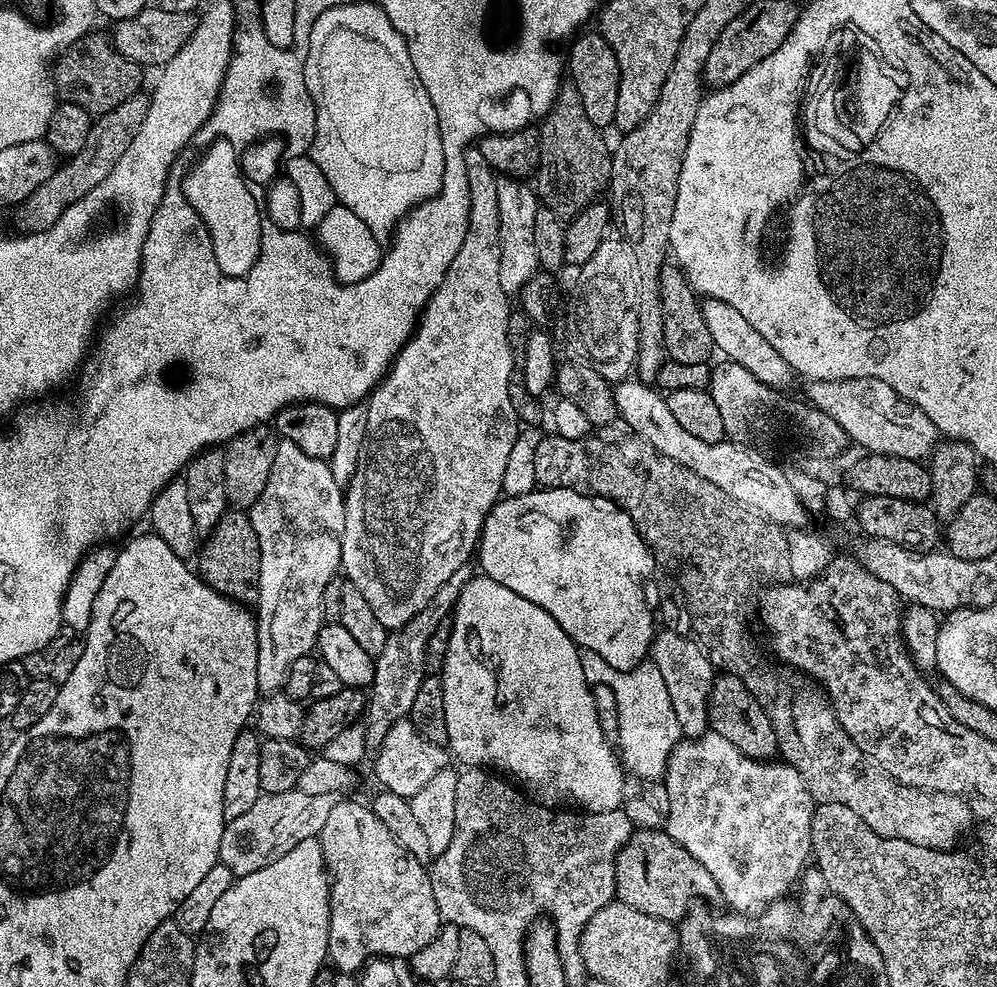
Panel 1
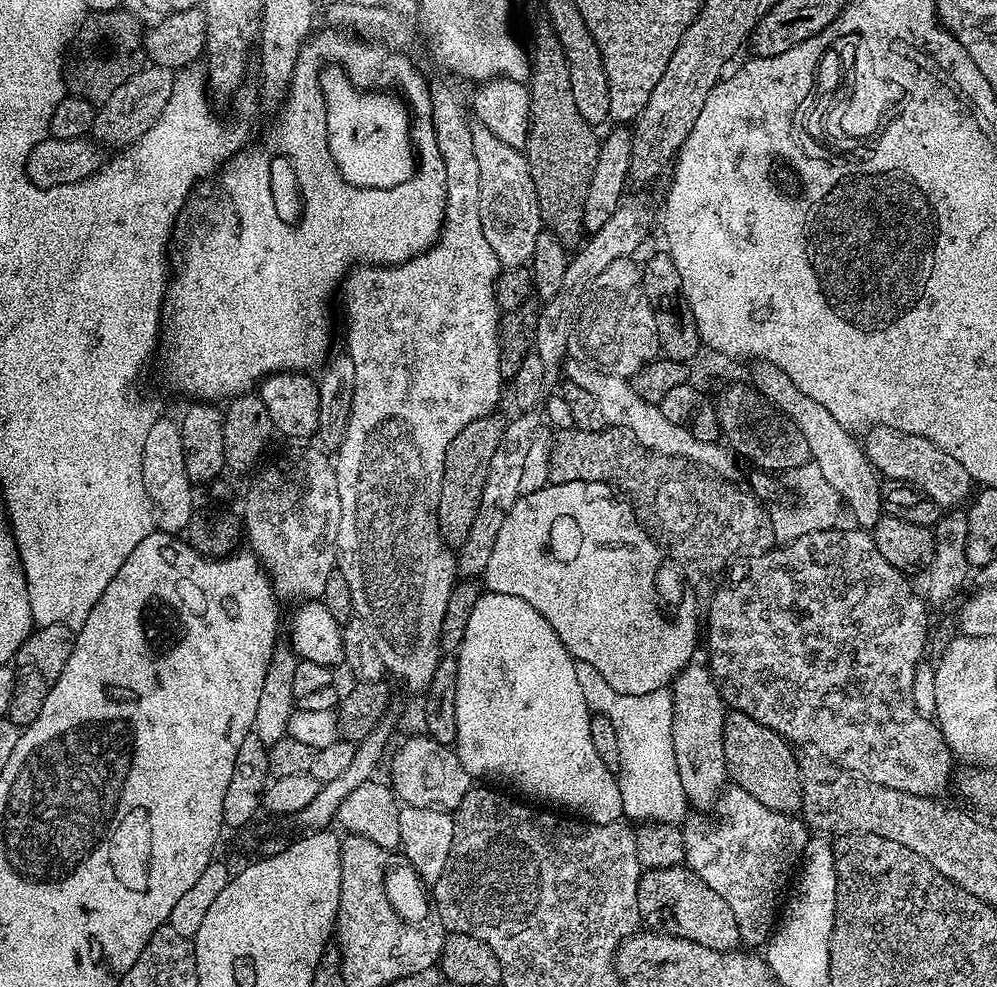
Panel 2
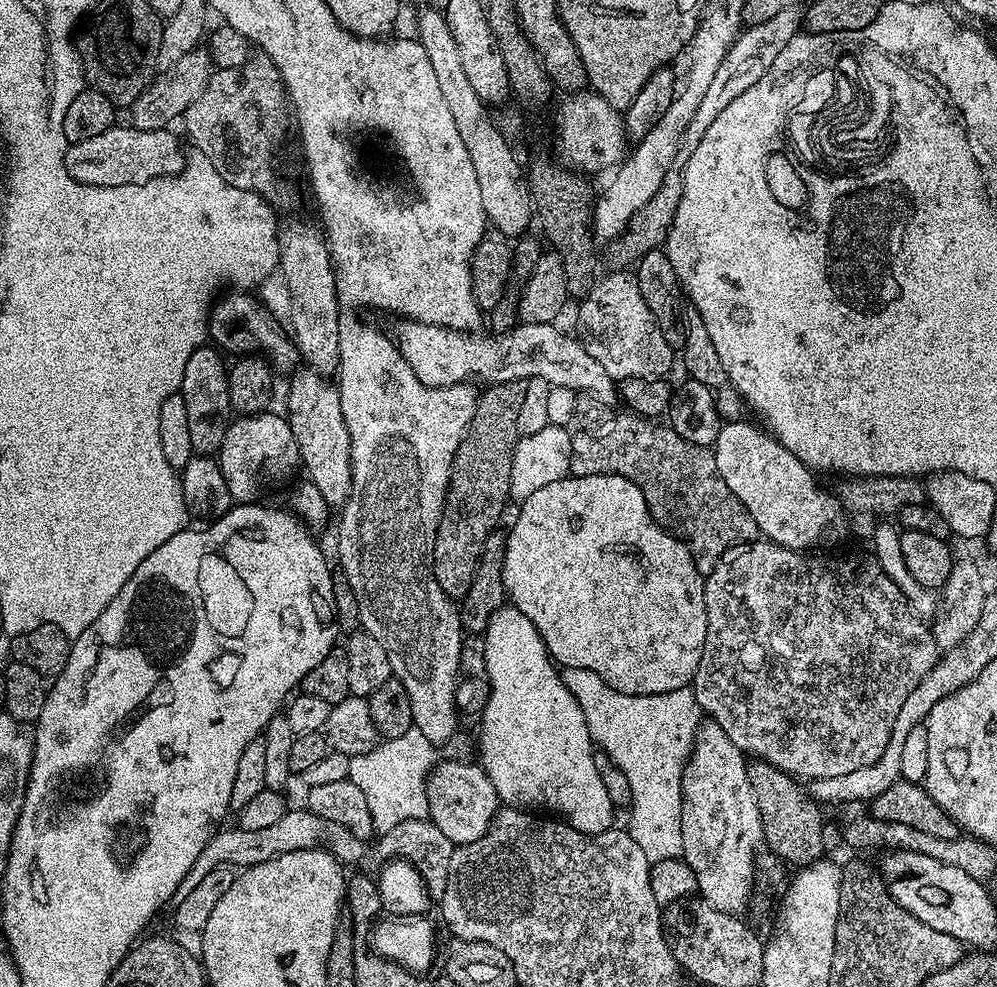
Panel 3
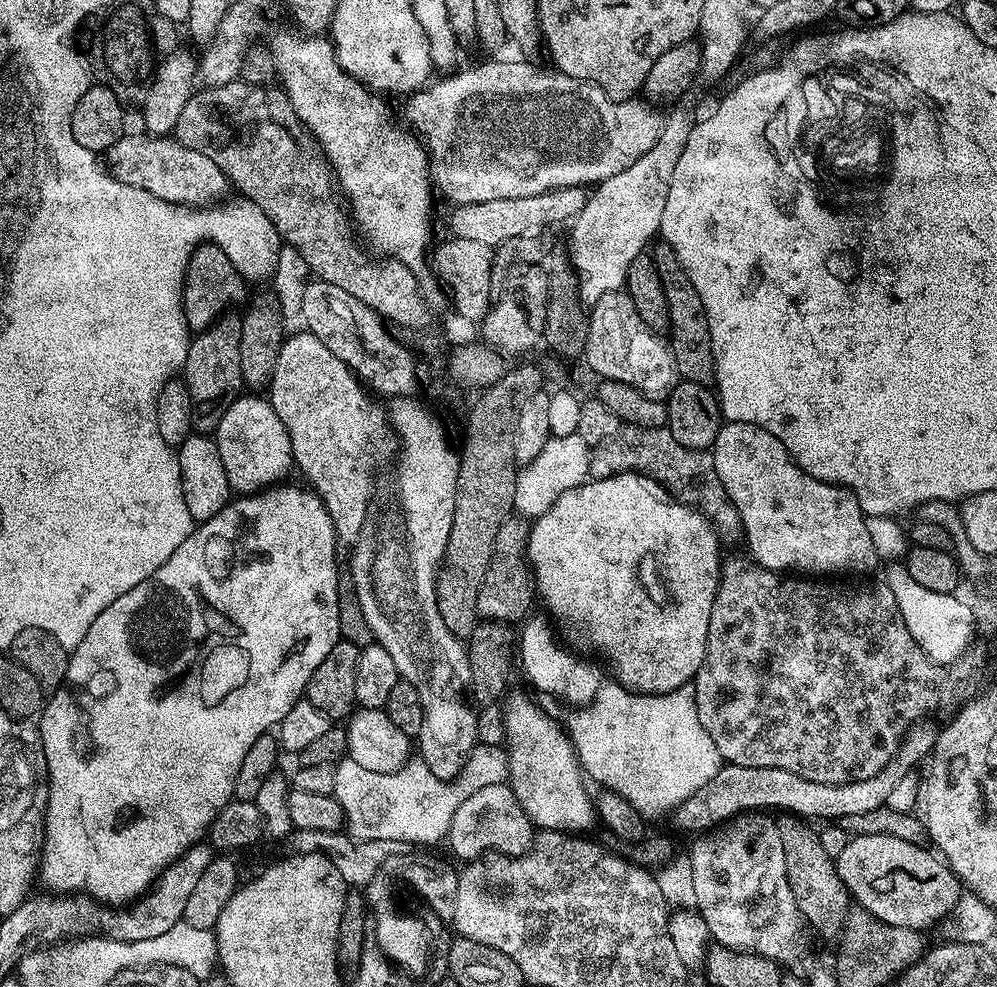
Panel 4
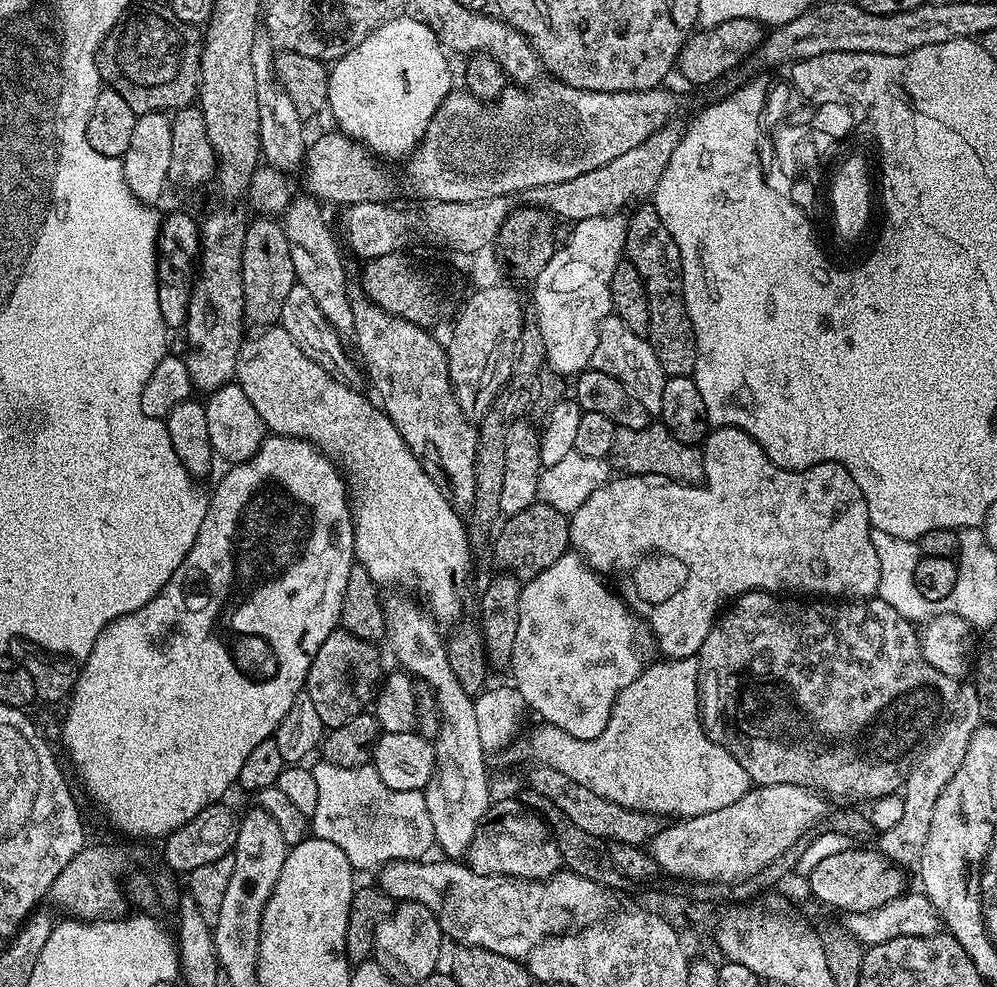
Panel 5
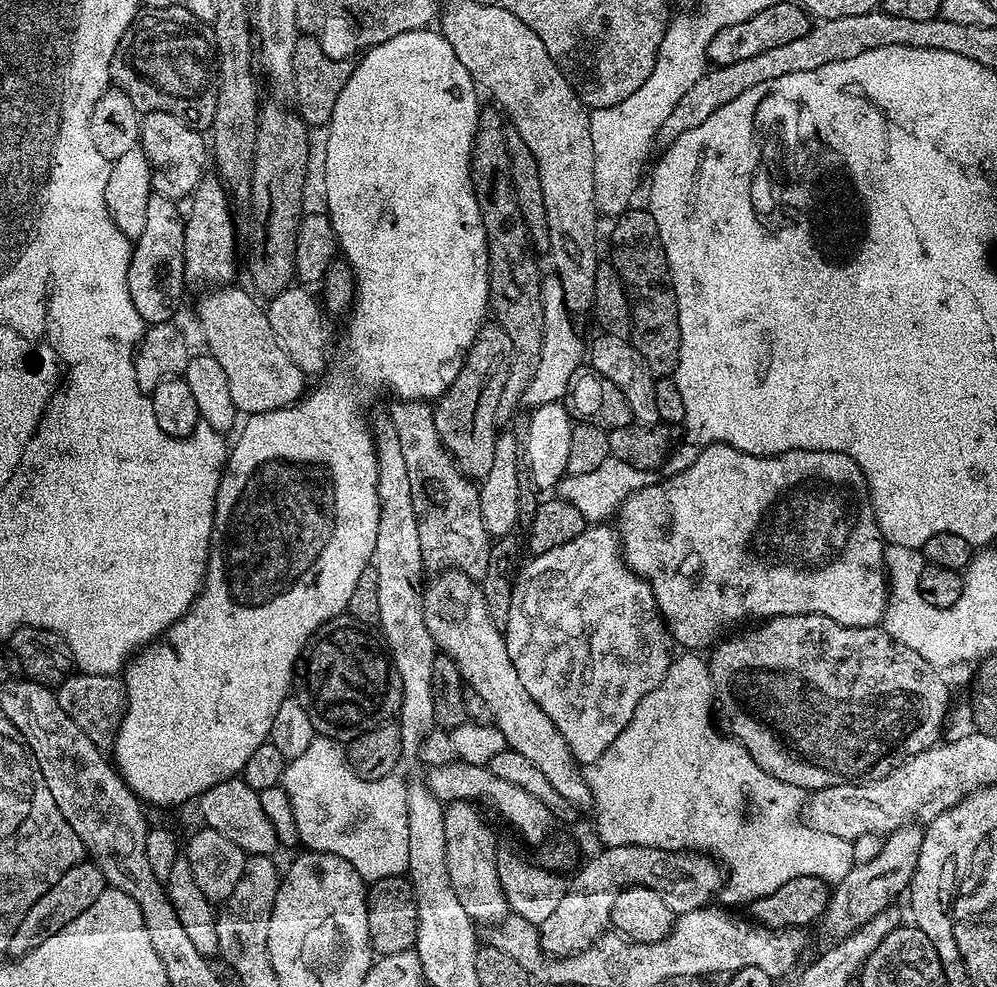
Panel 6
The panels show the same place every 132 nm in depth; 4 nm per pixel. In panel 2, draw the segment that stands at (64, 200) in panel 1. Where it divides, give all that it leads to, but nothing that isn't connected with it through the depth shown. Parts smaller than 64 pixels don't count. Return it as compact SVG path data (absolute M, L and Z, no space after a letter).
M145 66L140 69L134 78L127 80L106 103L96 108L96 117L91 135L95 137L101 145L109 144L112 148L124 148L136 144L154 122L166 110L166 102L170 102L170 94L174 90L174 72L171 68L157 68L155 66Z

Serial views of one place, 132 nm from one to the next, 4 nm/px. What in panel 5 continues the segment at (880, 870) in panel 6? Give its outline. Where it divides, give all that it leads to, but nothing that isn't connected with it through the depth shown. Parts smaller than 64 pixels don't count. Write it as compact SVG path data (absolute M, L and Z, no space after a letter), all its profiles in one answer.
M975 687L959 689L954 702L949 705L946 719L939 729L938 735L929 743L924 752L912 765L908 775L904 777L902 795L905 805L902 818L890 829L879 833L879 851L897 866L915 865L919 861L922 850L926 846L926 838L930 838L930 818L934 818L934 806L938 806L938 794L958 774L958 766L966 758L966 750L970 746L970 738L974 738L980 719L981 707L978 704Z

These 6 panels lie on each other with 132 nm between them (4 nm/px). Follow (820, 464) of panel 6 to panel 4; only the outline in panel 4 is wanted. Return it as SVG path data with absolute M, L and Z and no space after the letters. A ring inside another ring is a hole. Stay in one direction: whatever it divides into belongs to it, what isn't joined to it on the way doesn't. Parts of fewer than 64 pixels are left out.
M733 420L721 423L720 433L714 445L714 455L716 457L716 469L720 472L720 481L723 482L724 488L728 492L728 497L732 500L732 505L738 510L740 522L742 525L743 535L748 535L748 548L752 552L760 552L758 563L762 568L769 568L772 572L783 573L784 568L793 568L796 574L811 574L816 578L840 578L843 572L872 572L878 565L878 557L874 550L874 541L870 538L870 530L866 530L866 517L864 511L860 509L860 503L856 495L838 484L828 484L824 480L814 478L806 474L798 465L788 456L788 451L766 430L762 430L753 424L746 422L734 422ZM617 472L610 478L601 480L592 478L579 484L574 490L566 490L546 514L535 517L528 540L529 563L534 571L535 587L539 595L544 595L548 604L560 616L566 616L585 628L594 638L598 647L608 655L612 668L616 671L615 679L634 693L645 696L666 694L681 688L683 684L692 684L706 654L706 638L710 630L710 610L714 610L714 598L718 594L722 561L720 562L720 540L717 529L707 516L700 511L681 504L675 499L663 500L651 492L649 481L637 476L635 472Z

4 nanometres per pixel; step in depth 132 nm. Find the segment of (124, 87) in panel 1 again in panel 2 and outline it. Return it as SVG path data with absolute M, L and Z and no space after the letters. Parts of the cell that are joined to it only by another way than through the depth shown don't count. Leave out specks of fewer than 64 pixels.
M123 7L109 12L89 11L66 53L64 83L67 91L89 100L93 106L106 103L118 86L134 78L146 64L145 29L140 28L140 20L134 13L124 11Z

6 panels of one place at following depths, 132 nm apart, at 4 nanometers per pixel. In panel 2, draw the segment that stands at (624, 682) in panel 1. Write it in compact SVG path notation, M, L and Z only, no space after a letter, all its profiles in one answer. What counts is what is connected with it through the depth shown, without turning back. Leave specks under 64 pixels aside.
M581 660L576 661L576 673L578 674L578 686L582 686L582 698L586 698L589 712L605 716L610 718L610 722L614 722L614 730L618 734L618 750L620 751L618 779L624 816L632 822L679 825L685 819L690 803L687 794L683 792L678 766L675 764L674 739L671 734L675 714L672 713L671 691L659 688L650 694L642 694L641 696L618 694L614 690L614 686L610 686L610 682L606 682L602 678L602 674L598 674L598 670L594 670L594 666L590 666L590 662L582 662Z

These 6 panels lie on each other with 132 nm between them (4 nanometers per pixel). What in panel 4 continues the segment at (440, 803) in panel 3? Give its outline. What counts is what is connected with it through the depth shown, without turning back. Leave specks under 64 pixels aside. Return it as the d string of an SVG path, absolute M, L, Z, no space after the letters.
M499 784L482 786L482 790L470 794L470 798L466 798L458 806L458 810L454 810L446 844L452 847L453 854L460 859L460 862L471 862L489 854L499 854L509 858L523 856L532 849L533 839L532 819L520 805L514 790L508 784Z

